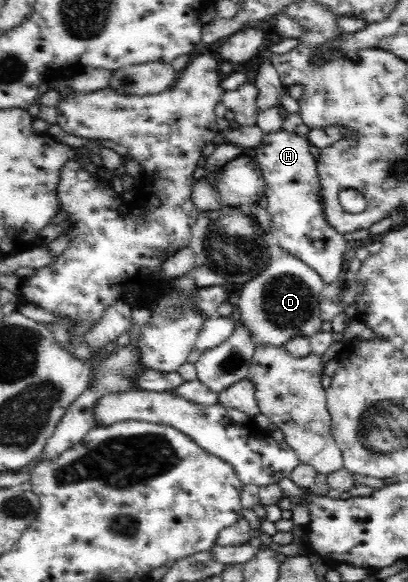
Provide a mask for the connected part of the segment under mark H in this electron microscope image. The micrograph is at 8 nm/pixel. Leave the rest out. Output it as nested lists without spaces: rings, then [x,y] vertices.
[[[279,129],[279,131],[263,135],[261,143],[252,150],[252,157],[257,166],[261,168],[266,181],[264,195],[268,201],[266,212],[270,217],[271,233],[277,238],[283,249],[286,249],[291,255],[297,256],[315,270],[325,285],[333,283],[343,273],[343,253],[345,253],[348,240],[335,228],[331,228],[325,220],[321,184],[319,184],[319,176],[317,176],[316,160],[310,153],[310,143],[305,136],[297,135],[294,131]]]

